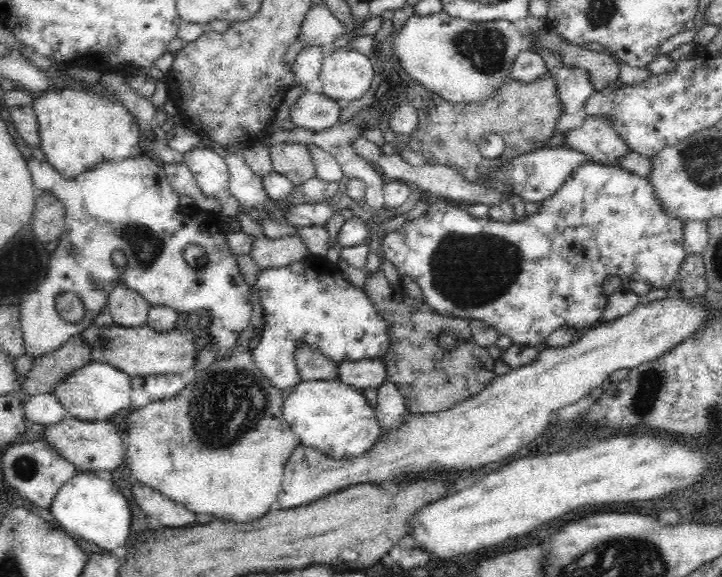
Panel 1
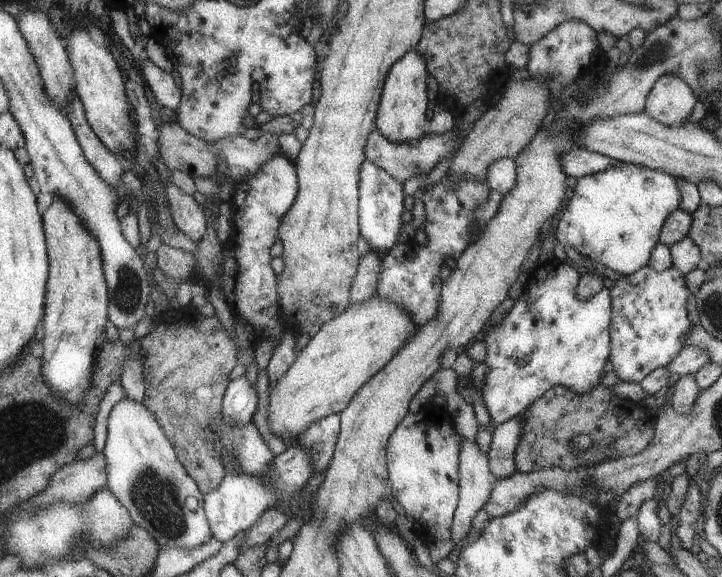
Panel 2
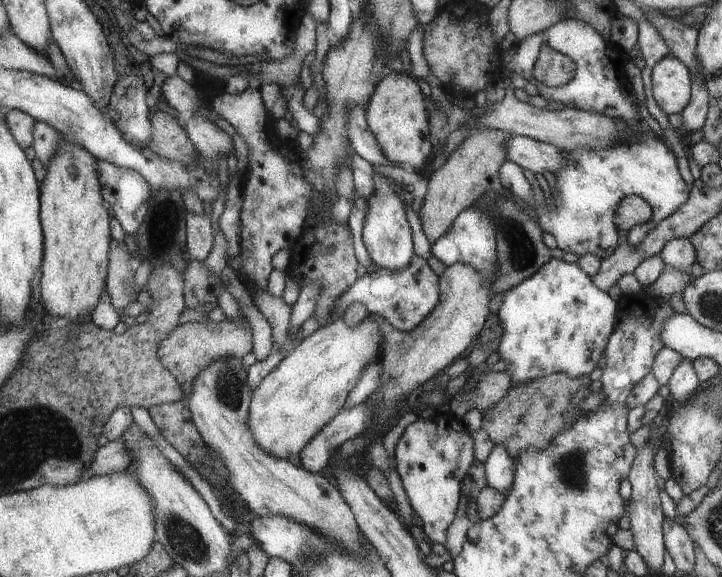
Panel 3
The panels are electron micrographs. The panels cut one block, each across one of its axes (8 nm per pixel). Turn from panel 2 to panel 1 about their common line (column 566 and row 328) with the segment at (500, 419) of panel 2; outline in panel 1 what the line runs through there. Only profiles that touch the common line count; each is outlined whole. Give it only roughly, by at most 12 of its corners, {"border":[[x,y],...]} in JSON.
{"border":[[320,258],[257,274],[256,367],[286,394],[297,343],[333,363],[391,345],[364,289]]}

